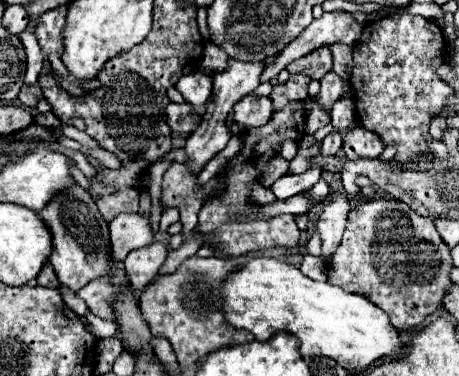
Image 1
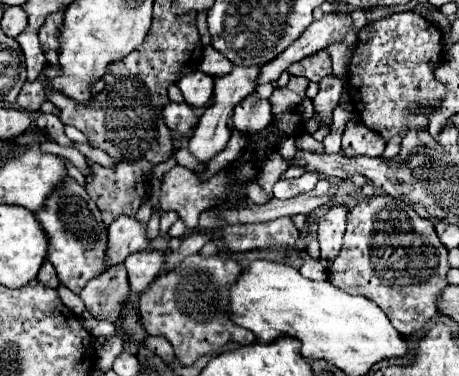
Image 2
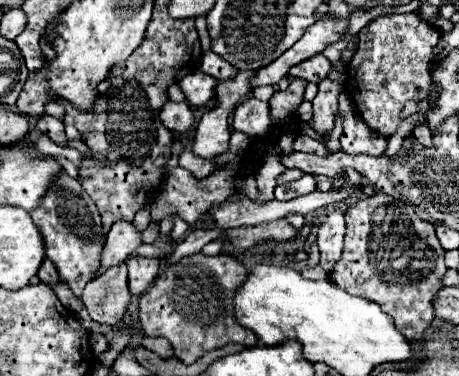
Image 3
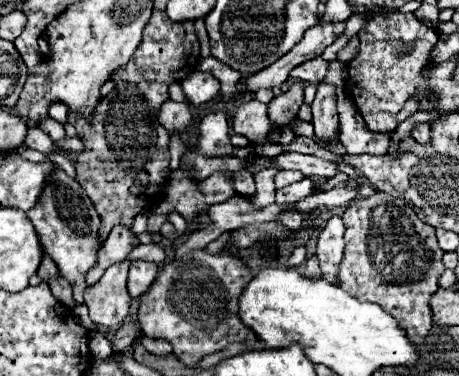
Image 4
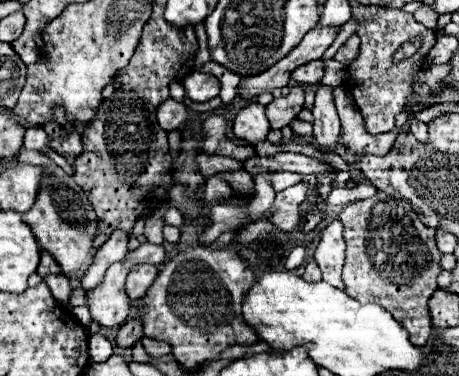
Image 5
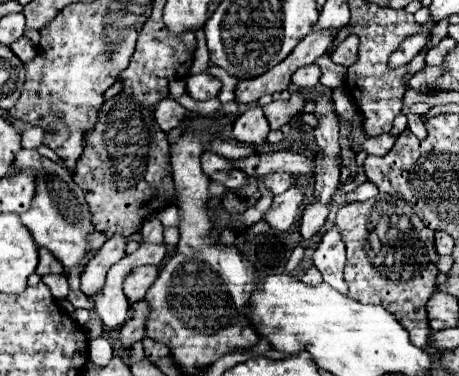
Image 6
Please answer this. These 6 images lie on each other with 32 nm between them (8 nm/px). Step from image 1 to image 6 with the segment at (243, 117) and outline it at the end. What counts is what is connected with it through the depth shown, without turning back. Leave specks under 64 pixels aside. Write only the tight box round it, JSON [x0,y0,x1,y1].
[234,104,270,146]

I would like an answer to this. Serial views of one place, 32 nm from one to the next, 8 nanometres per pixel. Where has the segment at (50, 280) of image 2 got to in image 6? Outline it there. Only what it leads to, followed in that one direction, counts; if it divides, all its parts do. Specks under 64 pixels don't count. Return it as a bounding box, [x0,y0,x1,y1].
[36,246,66,276]

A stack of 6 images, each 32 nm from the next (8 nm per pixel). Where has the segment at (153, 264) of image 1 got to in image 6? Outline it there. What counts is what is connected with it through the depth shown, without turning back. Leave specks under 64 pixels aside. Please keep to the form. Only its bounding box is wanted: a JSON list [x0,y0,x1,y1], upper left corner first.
[124,266,158,304]

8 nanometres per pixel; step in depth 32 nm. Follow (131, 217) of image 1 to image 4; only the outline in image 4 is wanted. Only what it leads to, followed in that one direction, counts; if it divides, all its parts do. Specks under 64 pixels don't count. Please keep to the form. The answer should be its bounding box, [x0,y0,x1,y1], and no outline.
[86,226,136,286]

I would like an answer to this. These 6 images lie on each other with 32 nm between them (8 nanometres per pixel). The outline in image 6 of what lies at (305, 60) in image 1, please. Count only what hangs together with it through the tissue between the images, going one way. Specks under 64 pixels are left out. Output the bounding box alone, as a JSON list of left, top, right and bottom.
[292,64,320,90]

